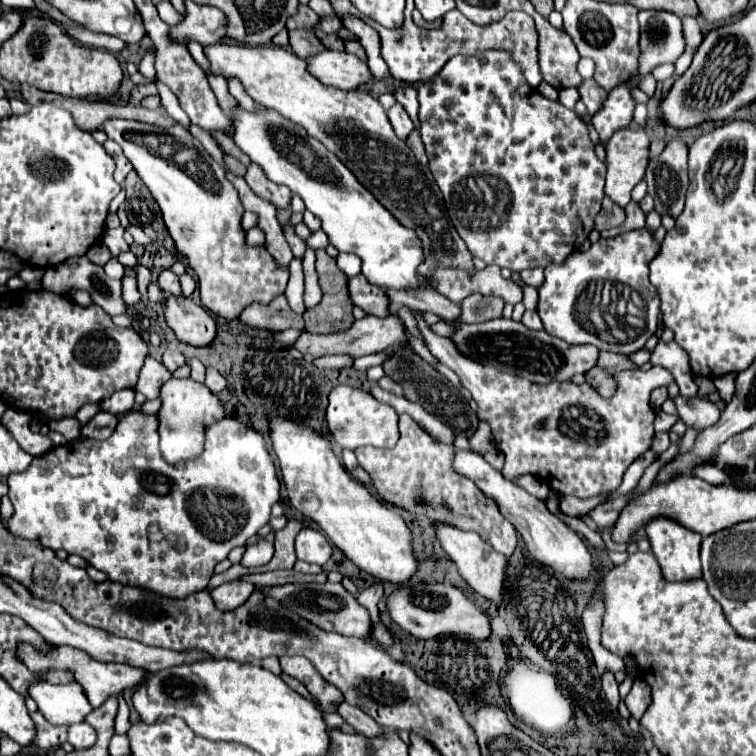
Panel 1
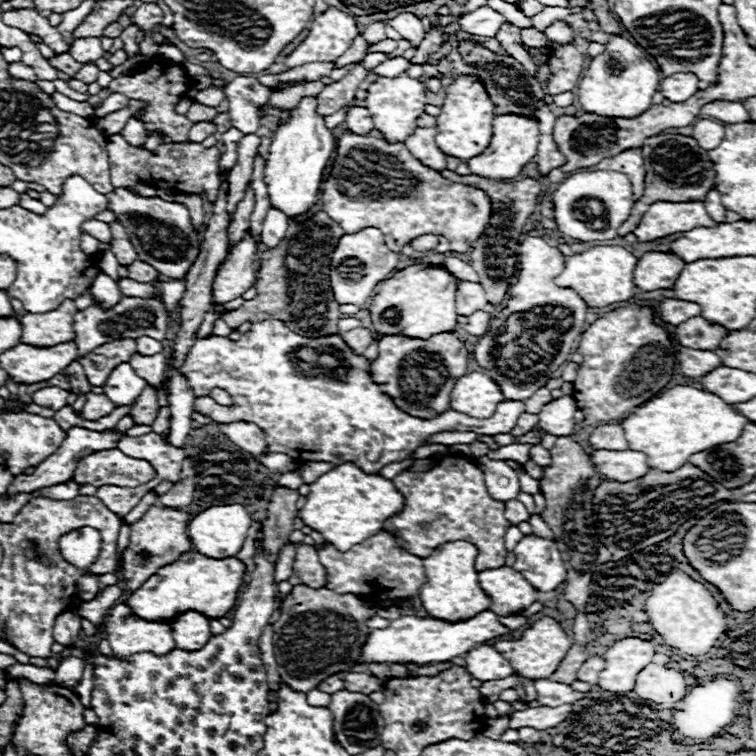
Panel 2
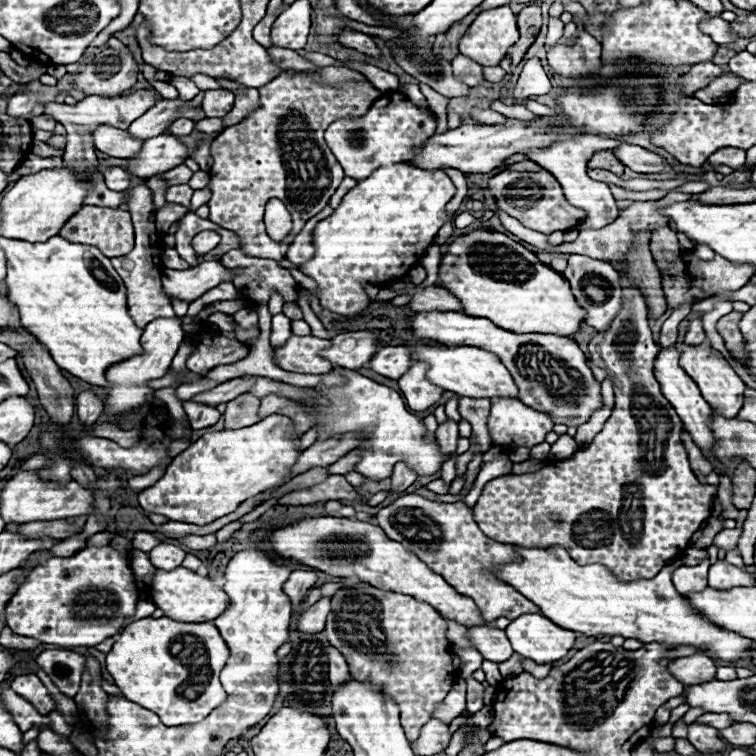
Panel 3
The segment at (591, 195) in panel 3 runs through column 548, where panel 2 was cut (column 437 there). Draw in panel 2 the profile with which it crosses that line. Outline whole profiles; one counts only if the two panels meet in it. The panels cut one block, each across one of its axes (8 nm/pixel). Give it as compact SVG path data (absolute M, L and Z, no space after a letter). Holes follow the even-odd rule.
M418 128L410 138L406 138L408 150L418 158L424 166L430 166L432 170L444 170L446 168L446 154L436 146L436 128Z

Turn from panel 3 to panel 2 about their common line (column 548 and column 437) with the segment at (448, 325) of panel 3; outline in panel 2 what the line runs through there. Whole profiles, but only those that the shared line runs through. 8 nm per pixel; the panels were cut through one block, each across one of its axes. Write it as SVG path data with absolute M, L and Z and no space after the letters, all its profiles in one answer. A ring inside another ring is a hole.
M452 332L434 334L428 340L382 336L378 350L378 358L370 366L370 376L400 410L406 410L406 414L414 414L416 418L436 418L450 410L450 390L454 388L454 382L466 374L468 366L468 350Z

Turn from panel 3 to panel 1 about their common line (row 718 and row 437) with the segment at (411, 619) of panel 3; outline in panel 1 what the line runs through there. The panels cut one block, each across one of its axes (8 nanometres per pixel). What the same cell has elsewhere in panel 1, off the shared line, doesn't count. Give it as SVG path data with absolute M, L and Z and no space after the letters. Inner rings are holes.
M400 414L400 440L396 448L358 448L356 450L360 466L372 476L378 496L414 516L426 516L430 520L454 522L462 530L472 530L482 536L496 552L506 558L512 556L518 536L516 530L500 514L494 500L486 498L474 482L454 474L450 466L450 446L434 446L430 436L408 416Z

